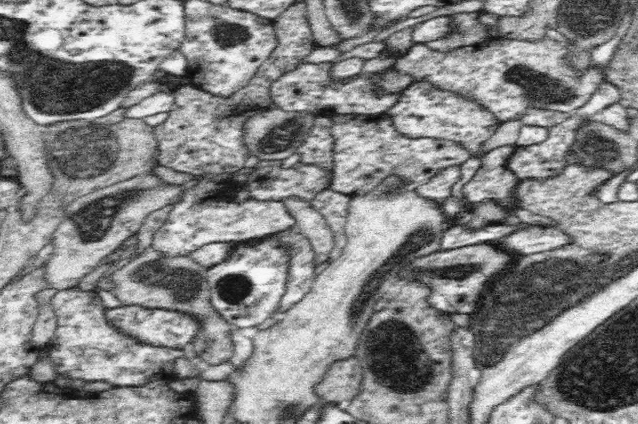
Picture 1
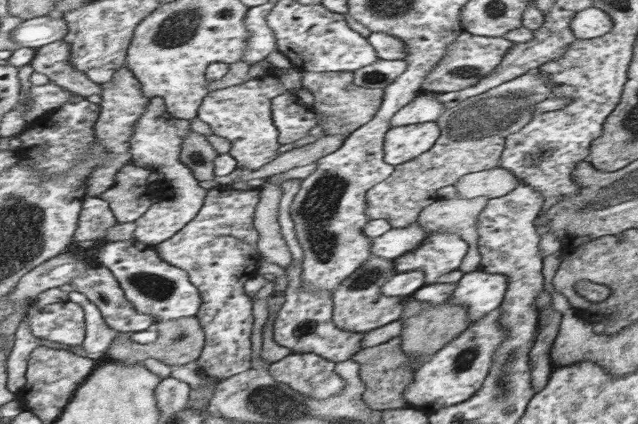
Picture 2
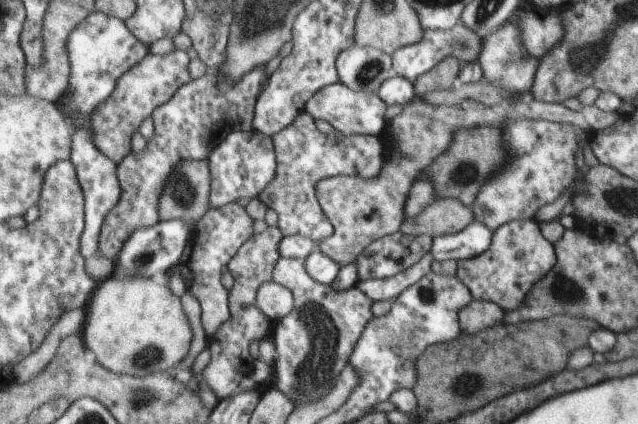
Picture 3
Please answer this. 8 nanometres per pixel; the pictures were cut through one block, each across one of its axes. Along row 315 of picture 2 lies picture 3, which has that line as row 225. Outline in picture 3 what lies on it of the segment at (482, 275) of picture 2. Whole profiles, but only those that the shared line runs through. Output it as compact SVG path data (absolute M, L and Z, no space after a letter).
M473 220L461 232L435 236L431 252L435 260L447 260L447 258L453 258L457 262L463 258L473 260L473 256L479 256L487 248L491 248L491 238L493 232L483 222Z

